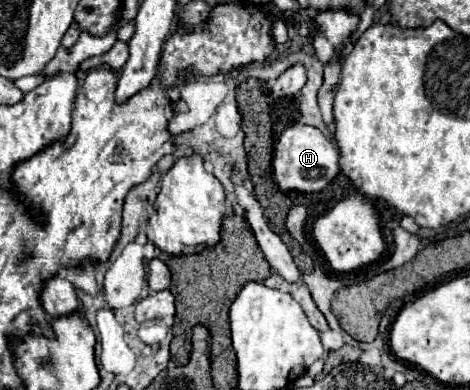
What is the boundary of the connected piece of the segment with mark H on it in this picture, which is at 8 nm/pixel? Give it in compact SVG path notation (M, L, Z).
M296 122L280 134L276 150L274 150L272 168L274 168L274 178L280 190L320 192L338 174L338 148L332 142L332 138L324 136L316 126Z

